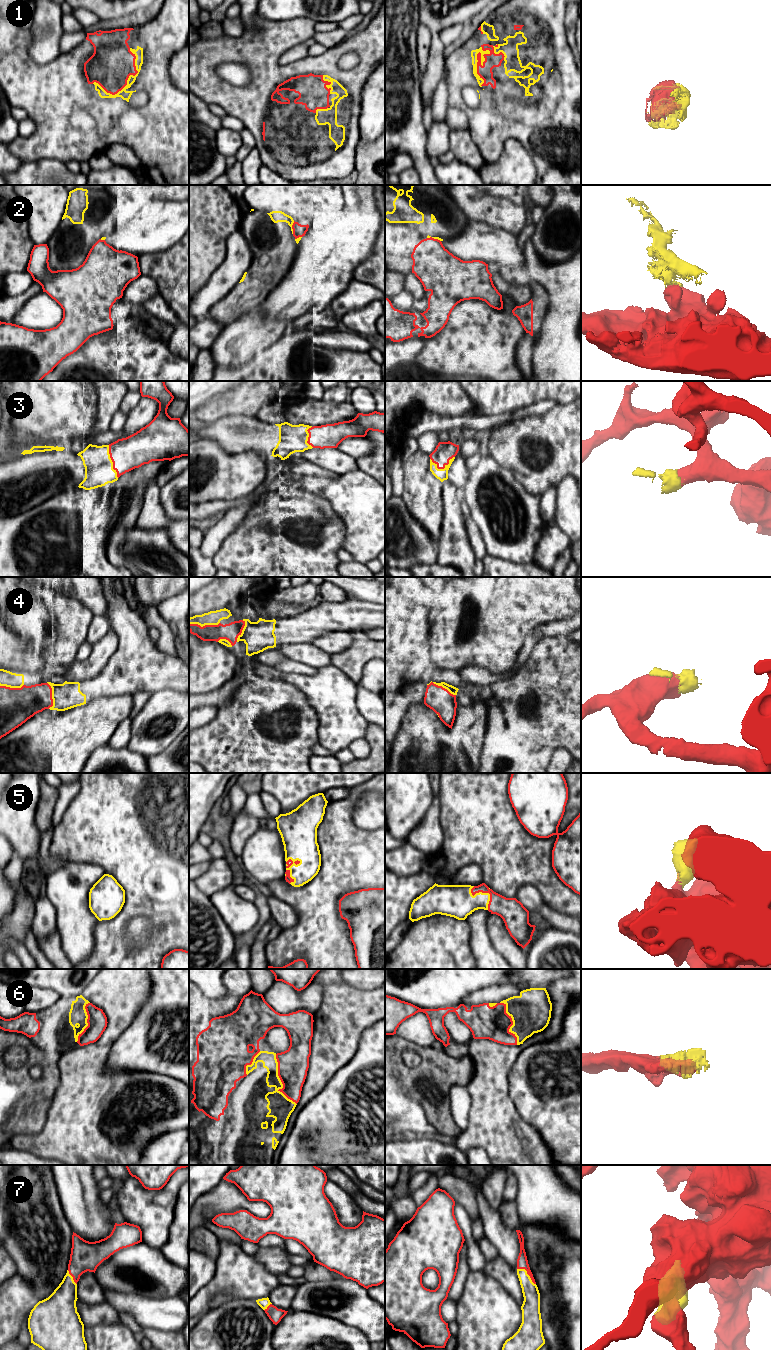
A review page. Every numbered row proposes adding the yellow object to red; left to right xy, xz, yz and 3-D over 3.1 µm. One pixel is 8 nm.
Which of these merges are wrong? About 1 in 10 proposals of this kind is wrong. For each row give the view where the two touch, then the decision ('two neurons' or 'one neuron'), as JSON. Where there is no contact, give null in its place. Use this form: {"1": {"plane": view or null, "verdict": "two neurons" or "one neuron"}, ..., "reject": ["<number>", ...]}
{"1": {"plane": "yz", "verdict": "one neuron"}, "2": {"plane": "xz", "verdict": "two neurons"}, "3": {"plane": "xy", "verdict": "one neuron"}, "4": {"plane": "yz", "verdict": "one neuron"}, "5": {"plane": "yz", "verdict": "one neuron"}, "6": {"plane": "xz", "verdict": "one neuron"}, "7": {"plane": "yz", "verdict": "one neuron"}, "reject": ["2"]}

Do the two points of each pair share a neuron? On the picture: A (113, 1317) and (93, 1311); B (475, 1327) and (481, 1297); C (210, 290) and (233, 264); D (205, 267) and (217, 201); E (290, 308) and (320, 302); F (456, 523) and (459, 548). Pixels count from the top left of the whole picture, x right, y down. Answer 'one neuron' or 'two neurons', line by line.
A: one neuron
B: one neuron
C: one neuron
D: one neuron
E: one neuron
F: one neuron

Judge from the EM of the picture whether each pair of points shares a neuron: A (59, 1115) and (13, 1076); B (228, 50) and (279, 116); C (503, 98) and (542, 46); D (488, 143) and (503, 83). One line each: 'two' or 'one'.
A: two
B: one
C: one
D: one

